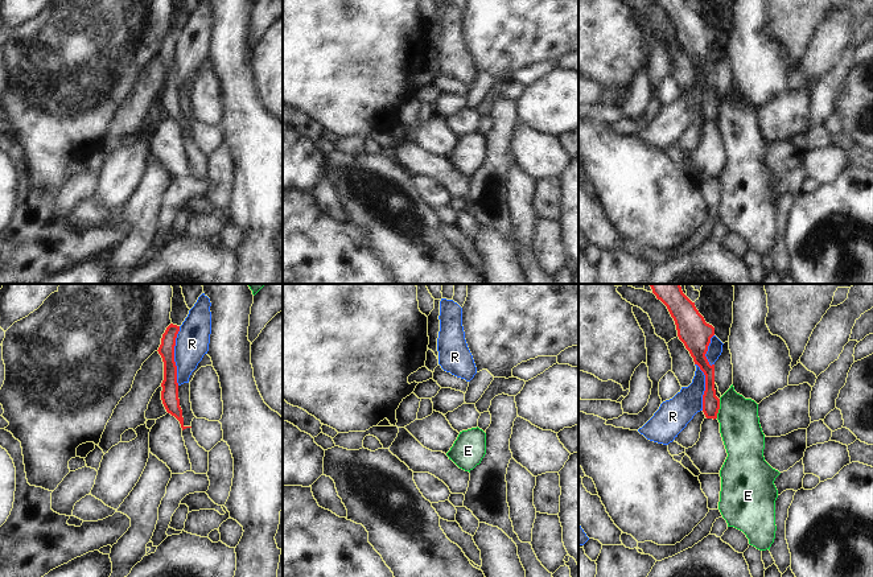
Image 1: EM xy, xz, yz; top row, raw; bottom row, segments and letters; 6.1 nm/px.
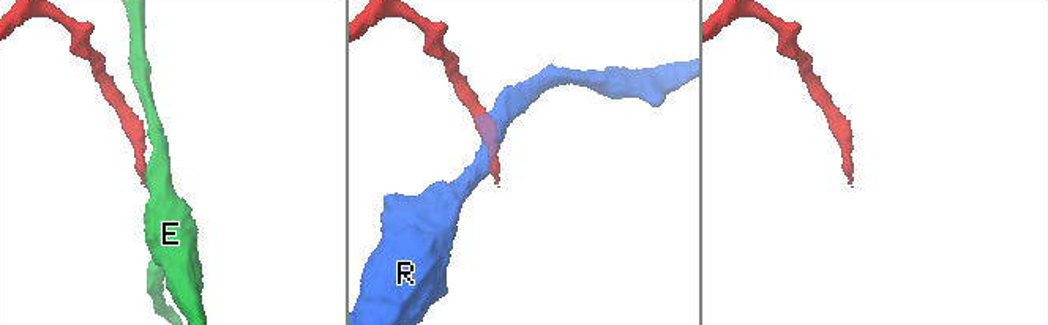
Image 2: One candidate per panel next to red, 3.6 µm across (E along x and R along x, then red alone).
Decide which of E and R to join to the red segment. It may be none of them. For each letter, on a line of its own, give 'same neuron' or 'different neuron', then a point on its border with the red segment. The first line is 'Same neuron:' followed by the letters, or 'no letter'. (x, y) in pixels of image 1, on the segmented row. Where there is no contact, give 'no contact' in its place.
Same neuron: no letter
E: different neuron; meets red in yz at (719, 408)
R: different neuron; meets red in xy at (173, 355)

